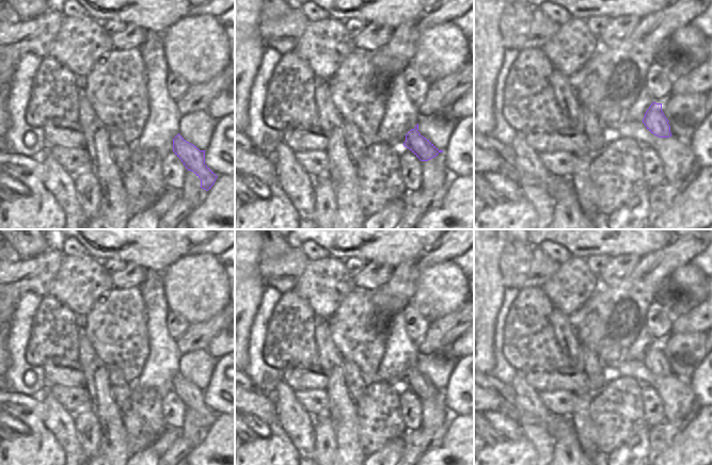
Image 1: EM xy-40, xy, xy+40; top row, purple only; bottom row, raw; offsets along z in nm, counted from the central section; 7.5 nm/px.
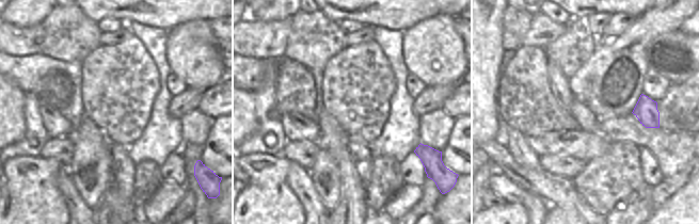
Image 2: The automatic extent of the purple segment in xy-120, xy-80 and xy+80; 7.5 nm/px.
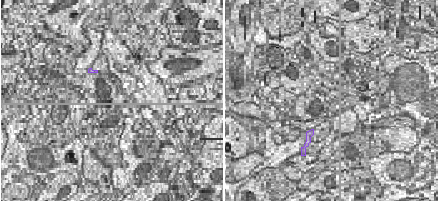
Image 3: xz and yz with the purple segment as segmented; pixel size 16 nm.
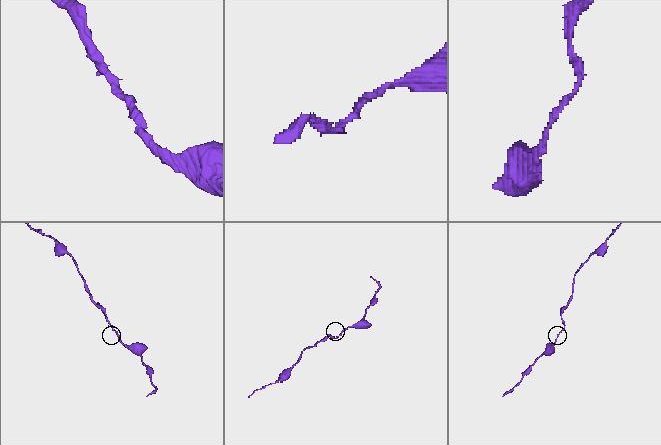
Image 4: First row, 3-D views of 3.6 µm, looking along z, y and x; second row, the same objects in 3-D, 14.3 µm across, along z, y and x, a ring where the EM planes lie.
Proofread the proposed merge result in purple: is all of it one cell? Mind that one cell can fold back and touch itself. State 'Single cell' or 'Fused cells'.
Single cell.

